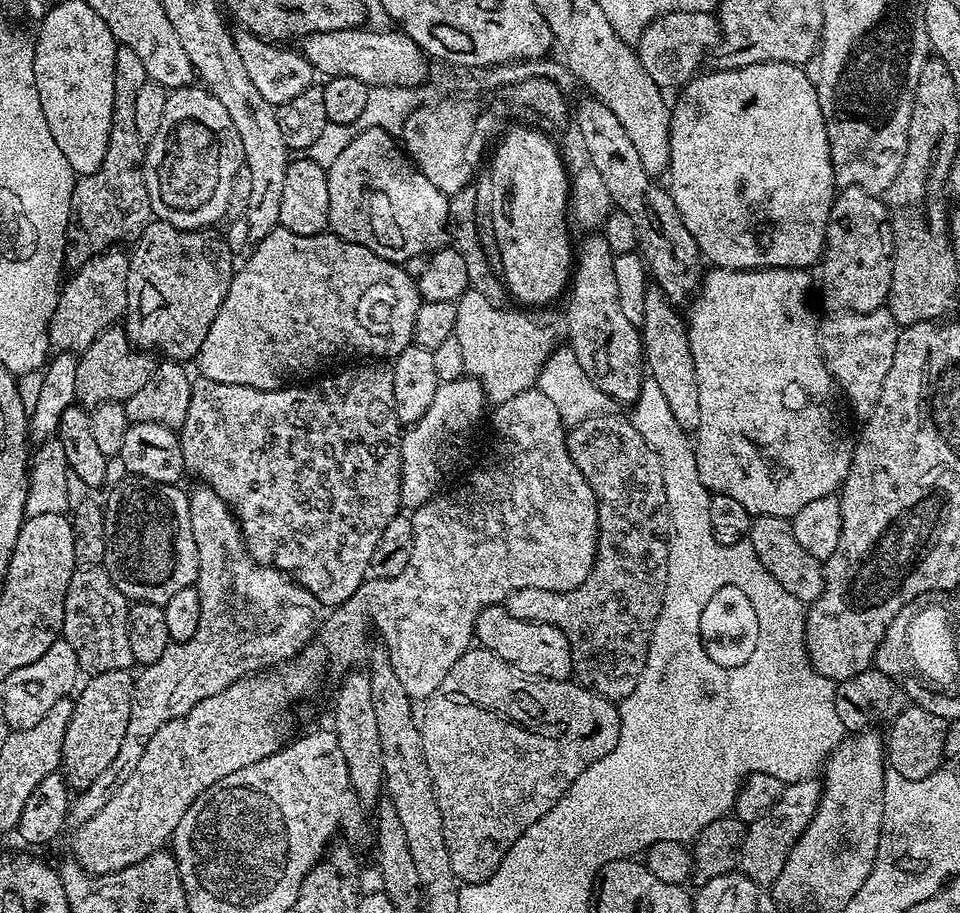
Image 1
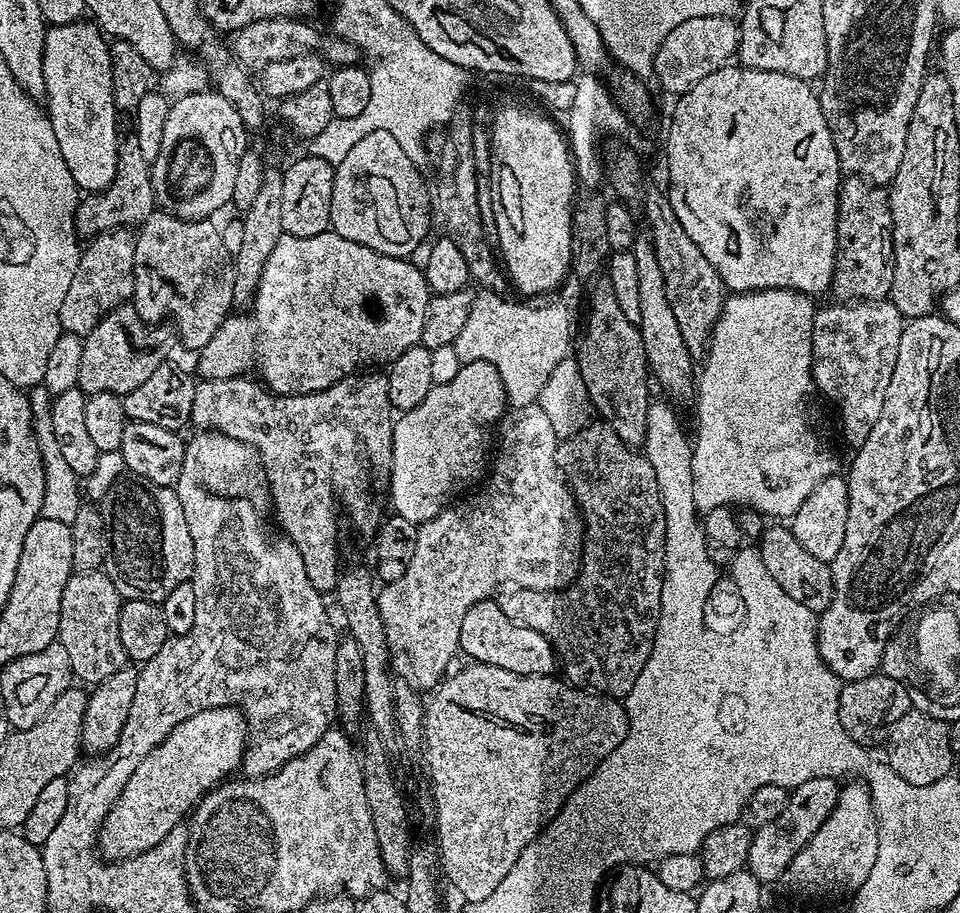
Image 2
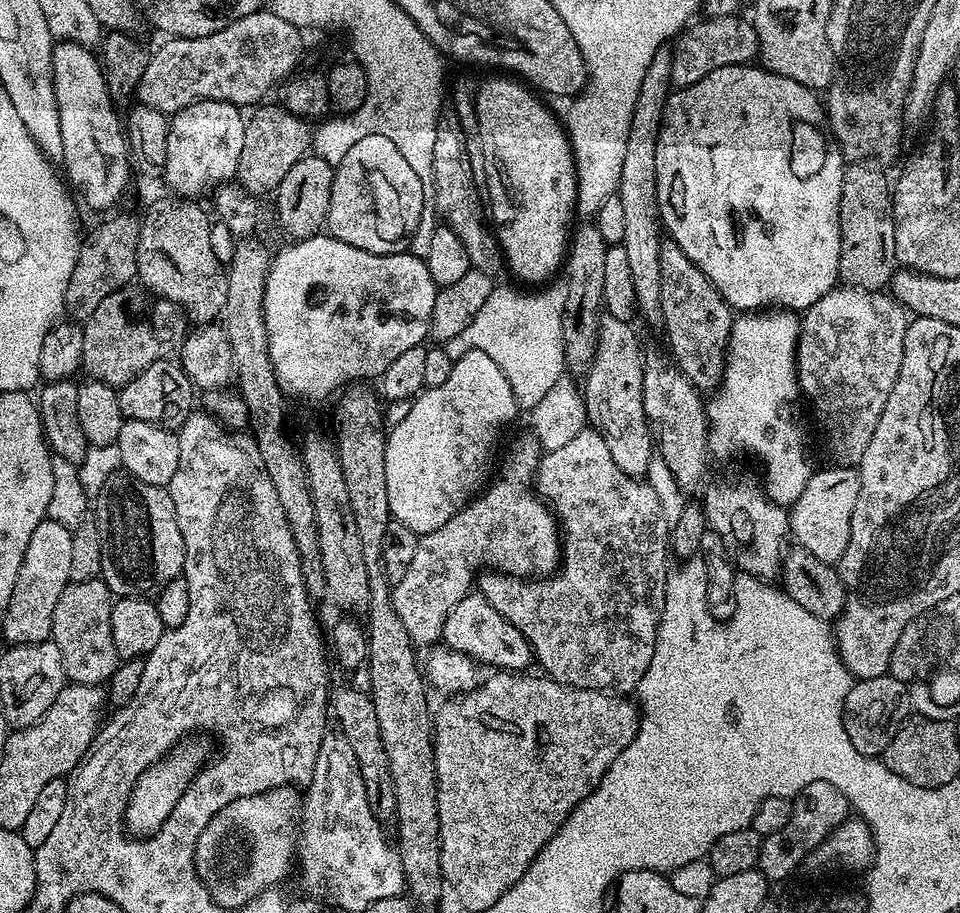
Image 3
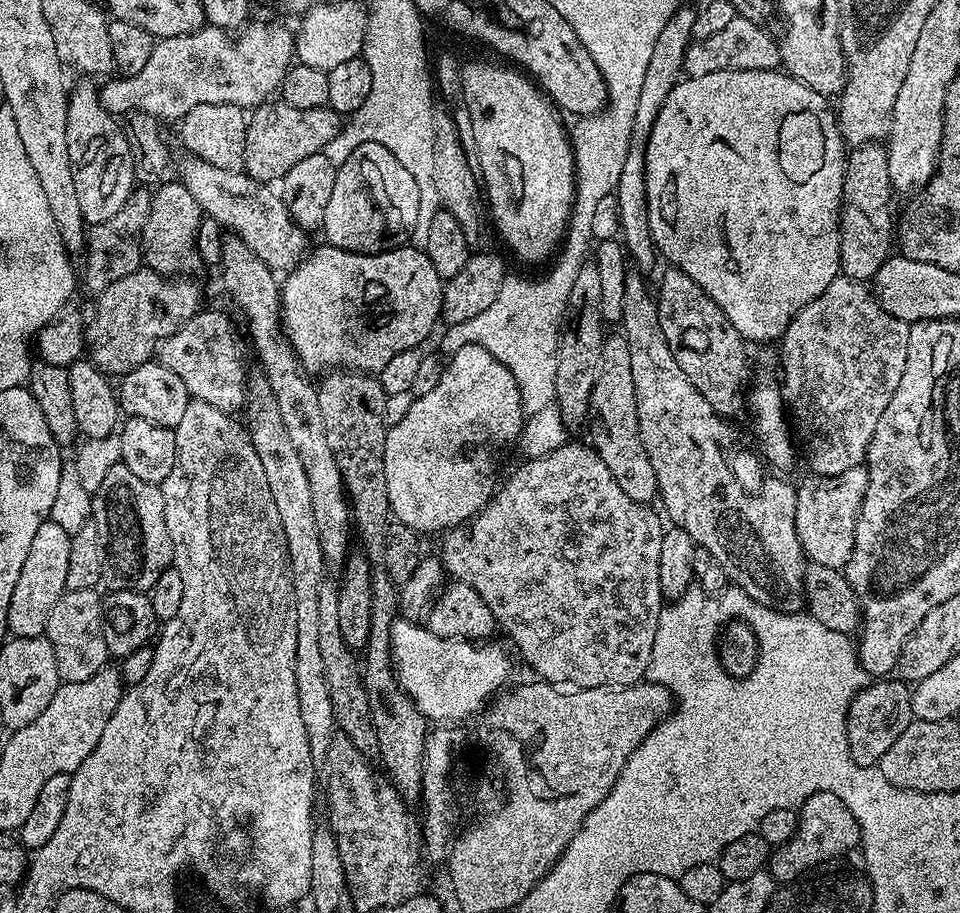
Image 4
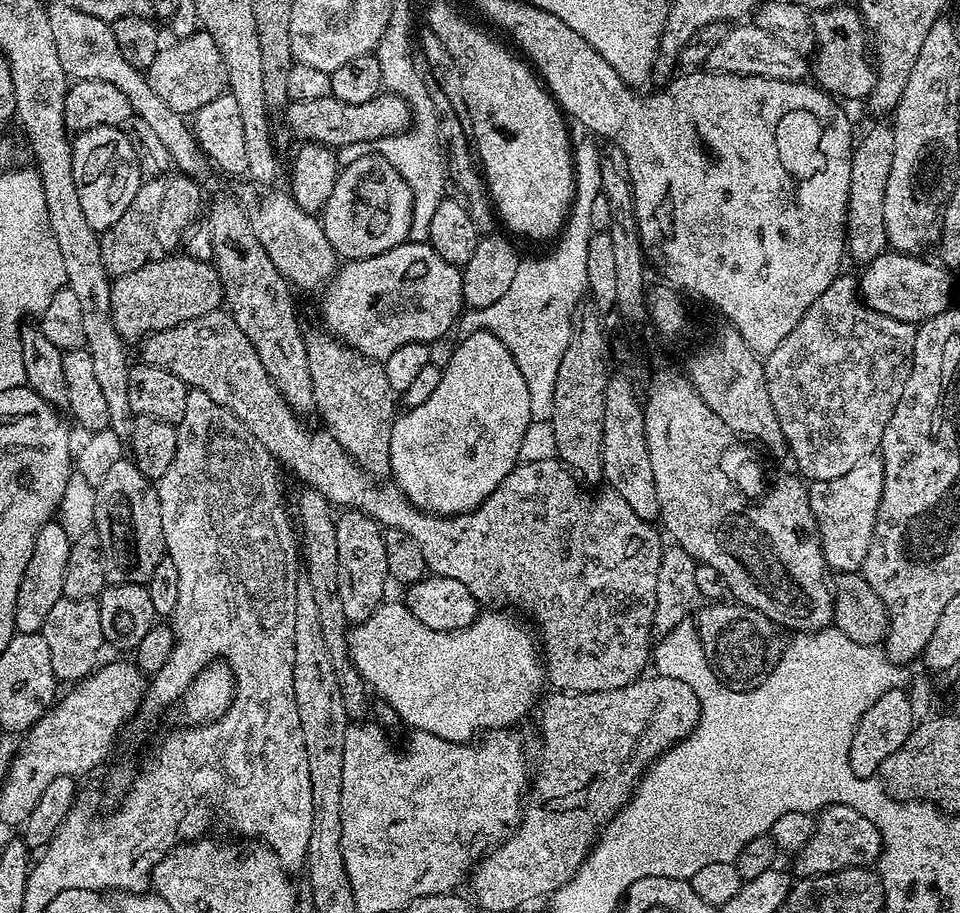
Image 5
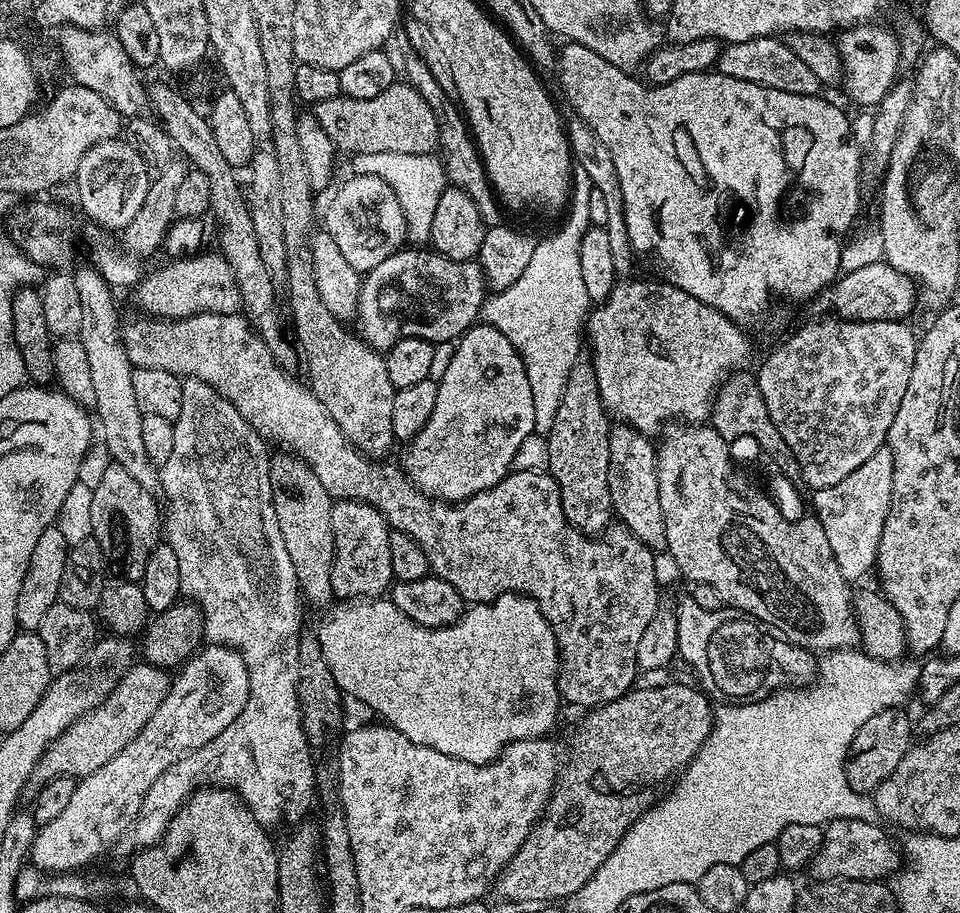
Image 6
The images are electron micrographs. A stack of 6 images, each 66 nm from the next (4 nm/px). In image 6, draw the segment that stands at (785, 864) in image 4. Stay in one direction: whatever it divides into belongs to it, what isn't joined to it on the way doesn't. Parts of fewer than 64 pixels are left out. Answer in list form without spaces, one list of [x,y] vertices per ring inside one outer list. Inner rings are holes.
[[[842,818],[824,828],[824,841],[812,860],[810,872],[820,882],[833,880],[879,880],[895,877],[902,868],[902,848],[888,837],[887,827],[879,828],[871,819]]]

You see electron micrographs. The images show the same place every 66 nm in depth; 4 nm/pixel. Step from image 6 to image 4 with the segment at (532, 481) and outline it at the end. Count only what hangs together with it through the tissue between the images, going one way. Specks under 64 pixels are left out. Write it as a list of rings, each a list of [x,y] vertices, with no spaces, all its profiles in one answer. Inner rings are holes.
[[[207,310],[197,312],[193,320],[186,321],[183,328],[160,343],[158,359],[166,370],[174,370],[174,374],[186,382],[191,399],[201,400],[229,414],[243,409],[249,369],[244,368],[244,348],[230,317]],[[564,443],[554,454],[546,454],[537,460],[525,459],[524,465],[509,478],[503,481],[502,487],[489,500],[477,516],[473,516],[467,526],[454,528],[443,533],[444,541],[440,544],[438,559],[447,575],[453,581],[478,590],[478,598],[490,606],[497,625],[508,631],[510,639],[516,643],[520,656],[537,672],[541,681],[557,686],[579,688],[626,688],[629,684],[639,684],[645,679],[650,658],[654,654],[654,634],[658,634],[660,613],[666,607],[666,599],[659,582],[659,562],[666,524],[659,520],[647,504],[634,502],[634,498],[614,482],[610,466],[596,453],[595,447],[587,448],[584,444]]]

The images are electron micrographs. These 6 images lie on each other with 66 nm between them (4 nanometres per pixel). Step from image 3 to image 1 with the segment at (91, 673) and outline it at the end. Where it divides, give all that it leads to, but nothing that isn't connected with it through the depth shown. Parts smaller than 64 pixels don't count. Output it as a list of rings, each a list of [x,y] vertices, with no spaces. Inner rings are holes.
[[[77,567],[70,578],[70,586],[66,586],[62,638],[74,646],[81,673],[94,677],[110,670],[128,670],[133,667],[129,607],[128,597],[122,594],[122,590],[118,590],[118,586],[114,586],[107,567]]]

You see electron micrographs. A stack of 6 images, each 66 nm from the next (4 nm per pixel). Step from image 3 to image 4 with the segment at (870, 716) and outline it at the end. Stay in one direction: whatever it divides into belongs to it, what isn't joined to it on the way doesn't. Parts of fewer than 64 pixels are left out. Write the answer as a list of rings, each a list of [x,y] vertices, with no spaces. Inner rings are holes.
[[[900,678],[873,679],[848,707],[848,749],[852,759],[865,766],[879,765],[882,754],[898,742],[902,730],[906,730],[913,719],[912,688]]]

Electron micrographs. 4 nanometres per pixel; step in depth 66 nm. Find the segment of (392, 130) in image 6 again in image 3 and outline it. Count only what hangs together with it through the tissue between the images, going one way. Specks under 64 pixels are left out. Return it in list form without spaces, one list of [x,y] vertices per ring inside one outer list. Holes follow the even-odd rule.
[[[277,103],[262,104],[255,107],[244,125],[242,149],[238,156],[235,181],[251,196],[263,197],[262,194],[275,191],[282,182],[290,167],[307,155],[312,146],[314,128],[311,123],[300,116],[290,114]]]

